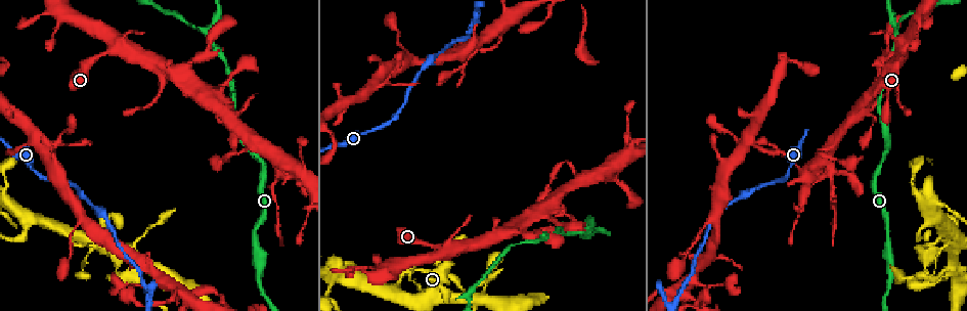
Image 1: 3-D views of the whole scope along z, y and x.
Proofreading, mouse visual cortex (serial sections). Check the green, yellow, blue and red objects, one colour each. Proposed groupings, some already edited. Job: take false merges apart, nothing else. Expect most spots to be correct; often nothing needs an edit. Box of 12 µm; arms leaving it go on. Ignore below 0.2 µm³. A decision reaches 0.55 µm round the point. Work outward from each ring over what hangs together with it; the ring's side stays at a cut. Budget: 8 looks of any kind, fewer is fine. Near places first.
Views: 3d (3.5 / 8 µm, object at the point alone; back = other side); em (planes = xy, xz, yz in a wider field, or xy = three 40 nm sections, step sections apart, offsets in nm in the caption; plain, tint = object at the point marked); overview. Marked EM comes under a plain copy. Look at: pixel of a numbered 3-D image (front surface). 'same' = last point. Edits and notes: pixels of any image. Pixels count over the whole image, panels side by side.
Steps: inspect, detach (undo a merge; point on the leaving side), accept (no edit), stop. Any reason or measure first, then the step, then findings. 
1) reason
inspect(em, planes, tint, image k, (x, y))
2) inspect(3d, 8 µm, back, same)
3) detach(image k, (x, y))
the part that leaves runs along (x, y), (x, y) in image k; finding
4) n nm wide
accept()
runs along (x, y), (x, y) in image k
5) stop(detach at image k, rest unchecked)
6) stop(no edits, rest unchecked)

two arms in line, one across
inspect(3d, 3.5 µm, image 1, (535, 241))

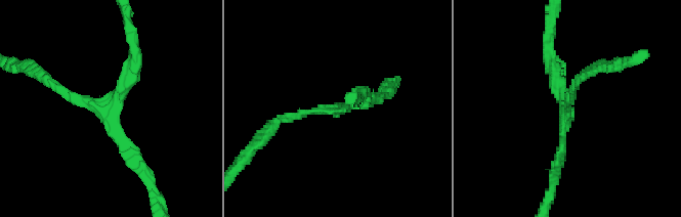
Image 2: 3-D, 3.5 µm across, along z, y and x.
3 arms; arms of 150, 200, 200 nm; shape alone is not enough
inspect(em, planes, tint, image 2, (339, 108))

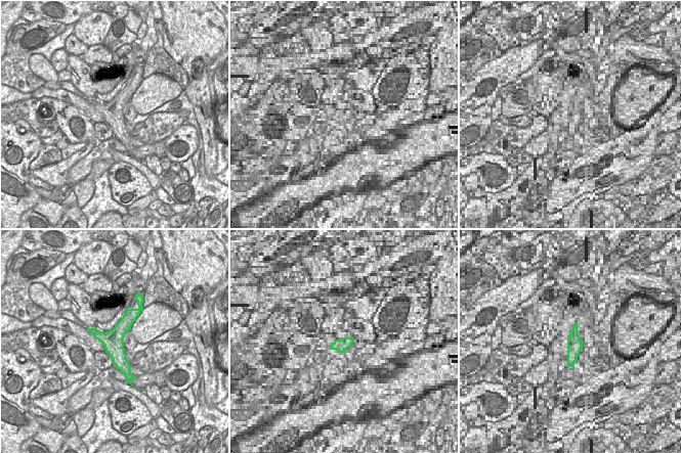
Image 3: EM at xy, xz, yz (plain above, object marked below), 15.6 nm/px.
cut it another way
inspect(em, xy, step 5, tint, same)

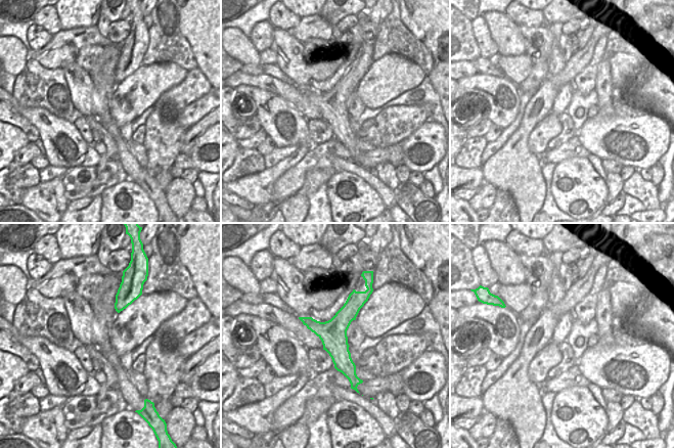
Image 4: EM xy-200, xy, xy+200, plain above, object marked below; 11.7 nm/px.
accept()
runs along (146, 175), (96, 106), (52, 84) in image 2; one cell here

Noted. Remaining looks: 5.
thin arm on a thick one
inspect(3d, 3.5 µm, image 1, (24, 223))

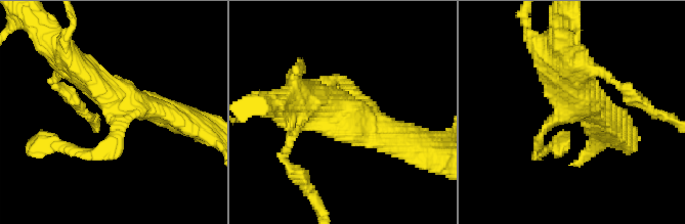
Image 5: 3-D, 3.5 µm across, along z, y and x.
3 arms; arms of 150, 400, 400 nm; now the EM
inspect(em, xy, step 3, tint, image 5, (121, 116))

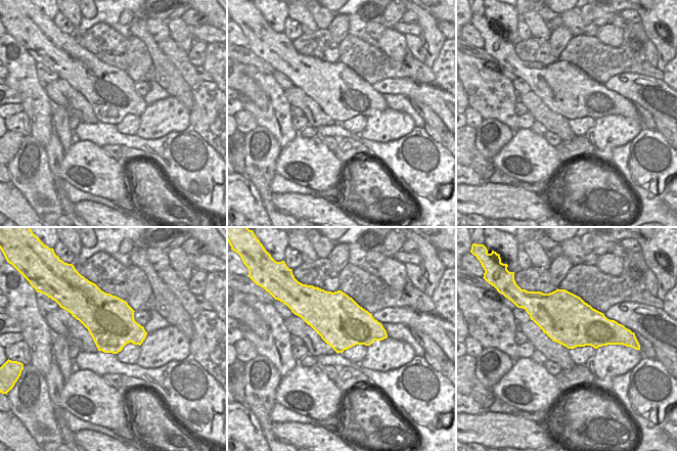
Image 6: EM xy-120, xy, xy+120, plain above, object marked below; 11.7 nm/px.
accept()
runs along (179, 116), (119, 100), (66, 56) in image 5; continuous, no second cell

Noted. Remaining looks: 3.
abrupt turn
inspect(3d, 3.5 µm, image 1, (449, 274))

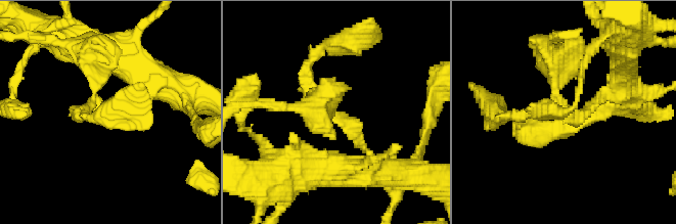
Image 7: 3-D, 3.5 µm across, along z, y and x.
inspect(em, xy, step 1, tint, image 7, (337, 118))

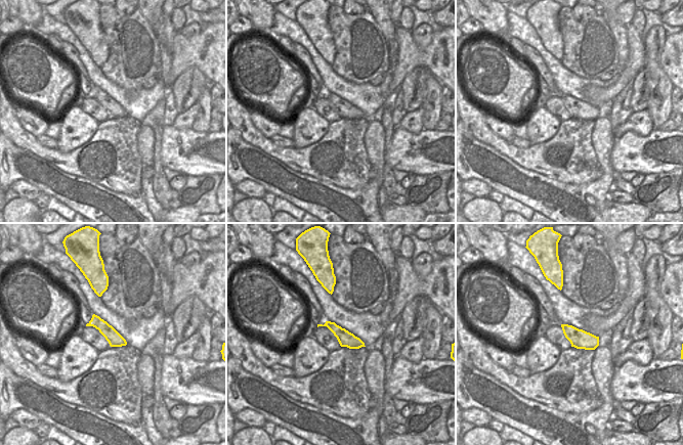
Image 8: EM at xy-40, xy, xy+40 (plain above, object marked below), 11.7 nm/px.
180 nm wide
accept()
runs along (370, 165), (352, 128), (320, 107) in image 7; all the same cell

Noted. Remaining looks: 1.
stop(no edits, rest unchecked)

